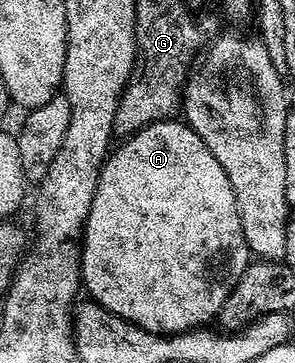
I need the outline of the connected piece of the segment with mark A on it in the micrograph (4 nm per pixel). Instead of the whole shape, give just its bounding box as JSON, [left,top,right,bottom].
[81,120,251,334]

